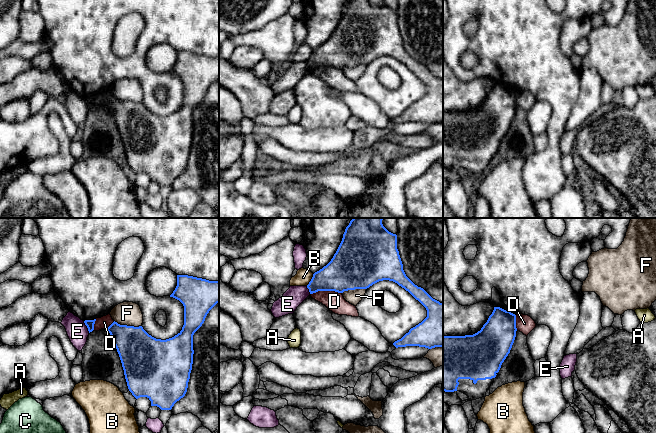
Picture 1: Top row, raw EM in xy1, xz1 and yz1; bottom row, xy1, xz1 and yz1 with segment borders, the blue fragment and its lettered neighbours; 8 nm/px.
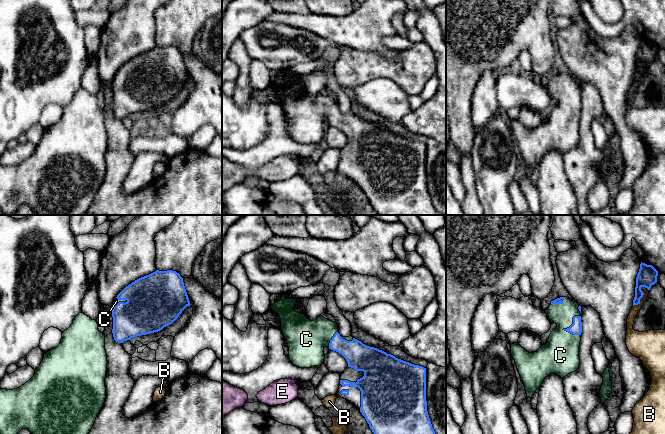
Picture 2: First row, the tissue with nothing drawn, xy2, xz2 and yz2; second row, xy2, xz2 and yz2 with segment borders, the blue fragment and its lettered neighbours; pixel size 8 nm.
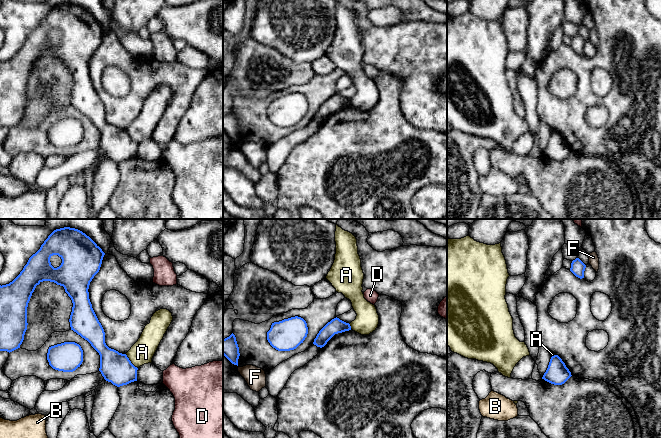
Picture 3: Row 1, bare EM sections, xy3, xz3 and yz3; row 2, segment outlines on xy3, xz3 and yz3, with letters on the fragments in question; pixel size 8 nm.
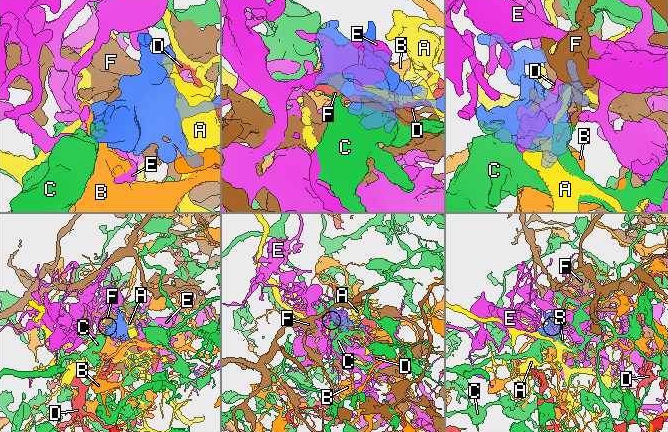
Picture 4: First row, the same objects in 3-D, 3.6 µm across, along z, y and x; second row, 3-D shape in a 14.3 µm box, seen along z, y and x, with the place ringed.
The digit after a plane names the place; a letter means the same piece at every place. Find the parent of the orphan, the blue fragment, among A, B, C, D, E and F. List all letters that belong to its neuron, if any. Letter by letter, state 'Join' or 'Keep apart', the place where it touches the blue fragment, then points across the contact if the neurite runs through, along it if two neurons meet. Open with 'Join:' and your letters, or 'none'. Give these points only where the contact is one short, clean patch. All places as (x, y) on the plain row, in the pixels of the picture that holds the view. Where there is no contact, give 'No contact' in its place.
Join: C
A: Keep apart. Touches blue at xy3 (130, 137). Boundary: xy3 (125, 130), (137, 144)
B: Keep apart. Touches blue at yz2 (642, 72)
C: Join. Touches blue at yz2 (573, 98)
D: Keep apart. Touches blue at xz1 (325, 66)
E: Keep apart. Touches blue at xy1 (87, 103)
F: Keep apart. Touches blue at xy1 (128, 102)

